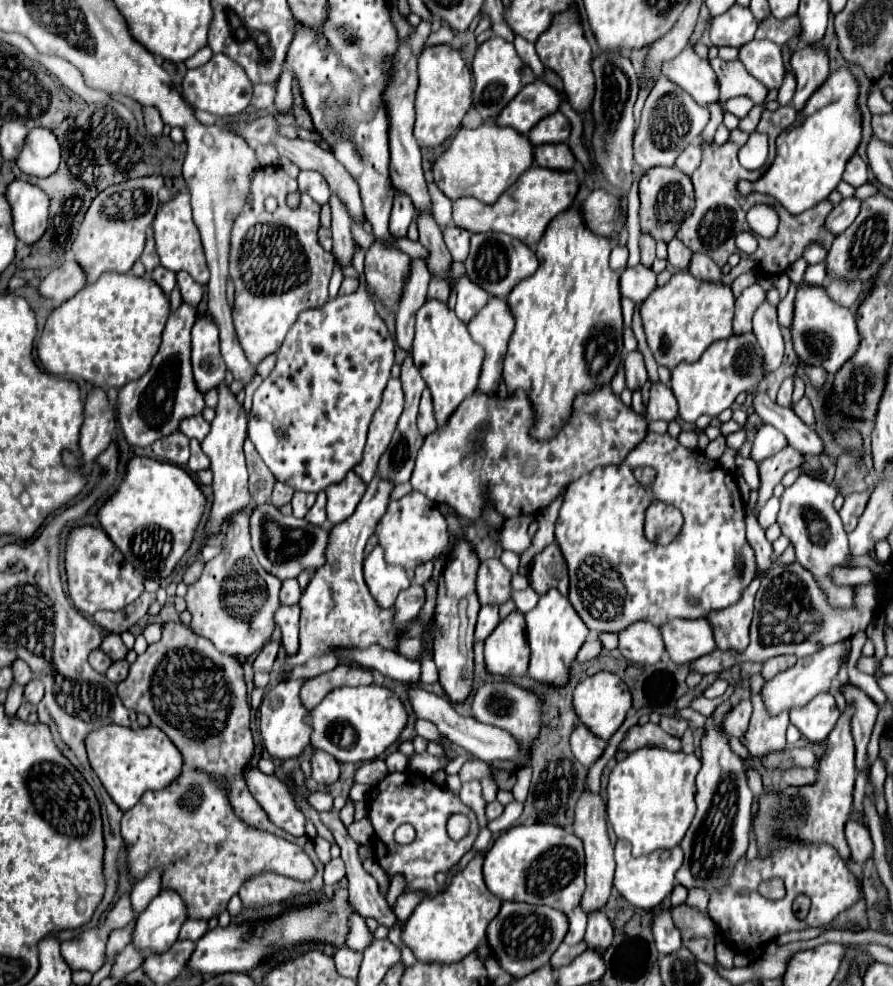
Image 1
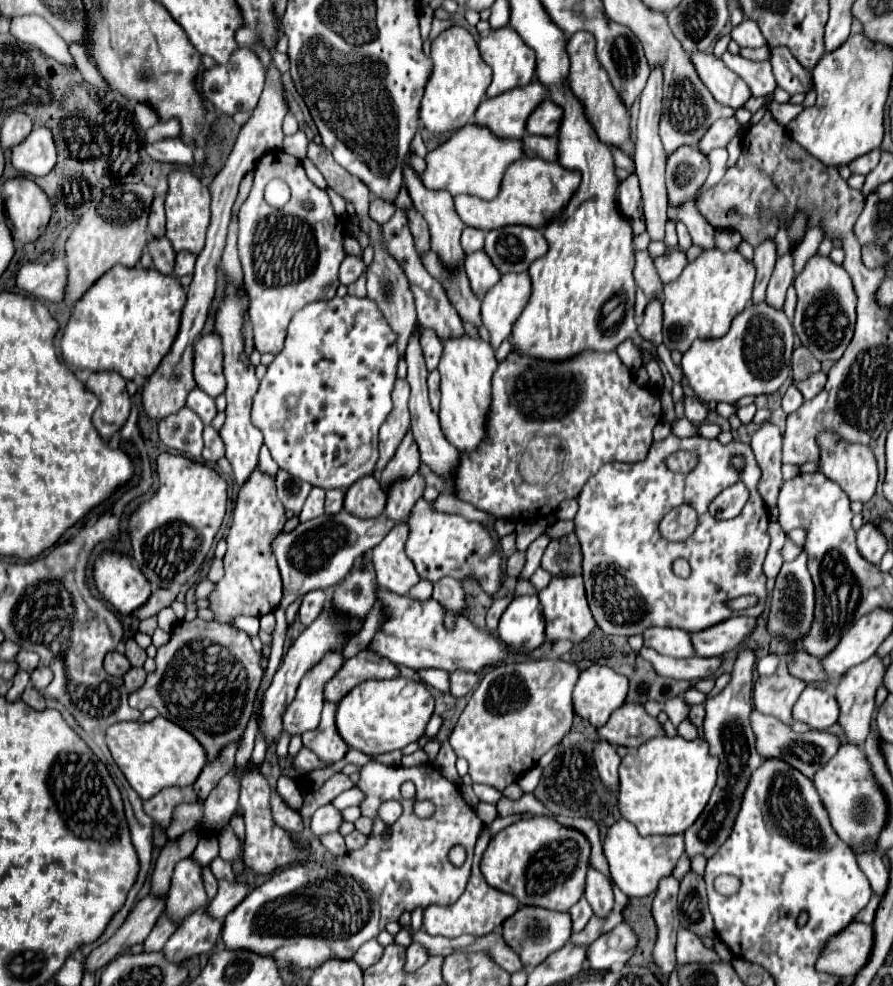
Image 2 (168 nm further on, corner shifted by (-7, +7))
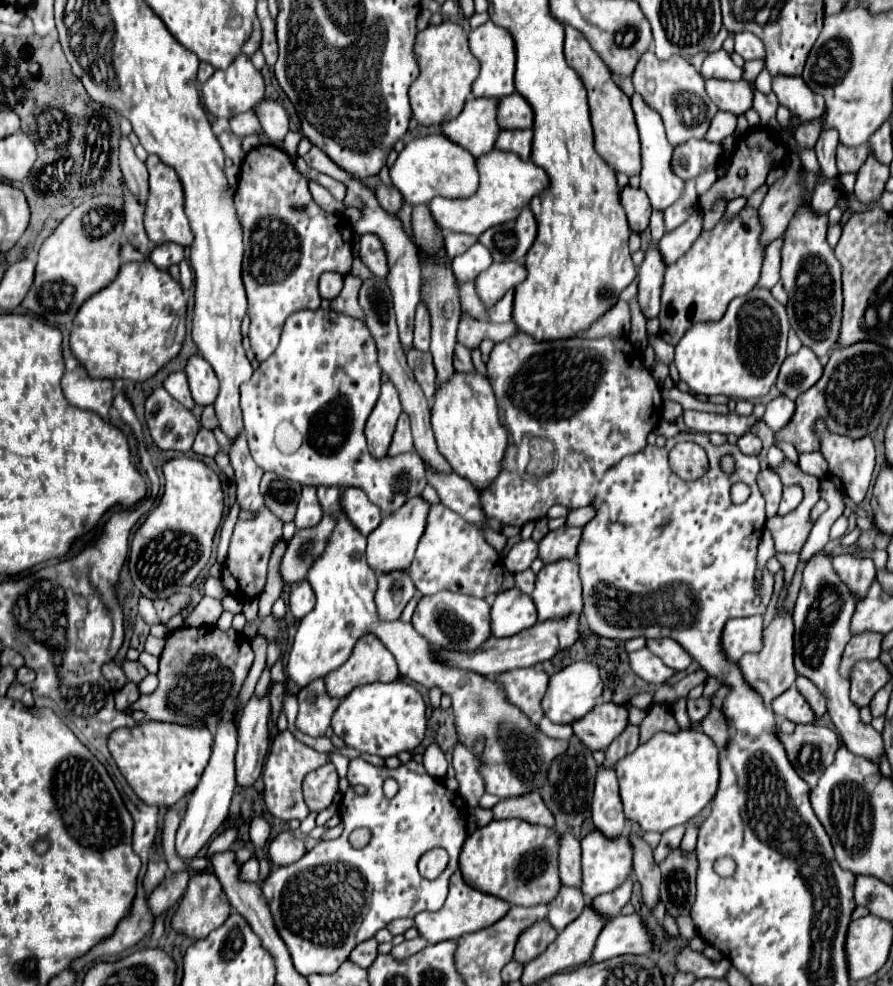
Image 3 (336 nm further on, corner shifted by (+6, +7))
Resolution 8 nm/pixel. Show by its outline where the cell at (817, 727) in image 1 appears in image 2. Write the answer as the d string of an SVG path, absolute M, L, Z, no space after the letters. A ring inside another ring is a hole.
M805 687L797 705L793 707L795 721L807 723L811 729L827 731L831 725L837 723L839 717L839 703L833 691Z

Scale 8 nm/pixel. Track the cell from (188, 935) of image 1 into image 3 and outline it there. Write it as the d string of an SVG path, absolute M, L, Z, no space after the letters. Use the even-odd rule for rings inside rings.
M250 857L244 865L242 865L242 879L246 881L258 881L258 859Z

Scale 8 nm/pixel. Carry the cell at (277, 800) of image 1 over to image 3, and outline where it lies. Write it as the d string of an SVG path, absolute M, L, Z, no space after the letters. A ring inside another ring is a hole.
M284 831L278 837L274 837L270 841L268 847L268 855L272 859L274 865L290 865L294 861L298 861L302 855L306 853L306 845L304 841L298 841L296 837L292 837L292 833Z

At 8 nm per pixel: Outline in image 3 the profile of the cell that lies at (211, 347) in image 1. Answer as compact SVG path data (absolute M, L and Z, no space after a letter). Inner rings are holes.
M192 357L186 365L186 375L190 381L190 393L196 405L212 405L218 397L218 381L212 373L212 367L200 357Z

